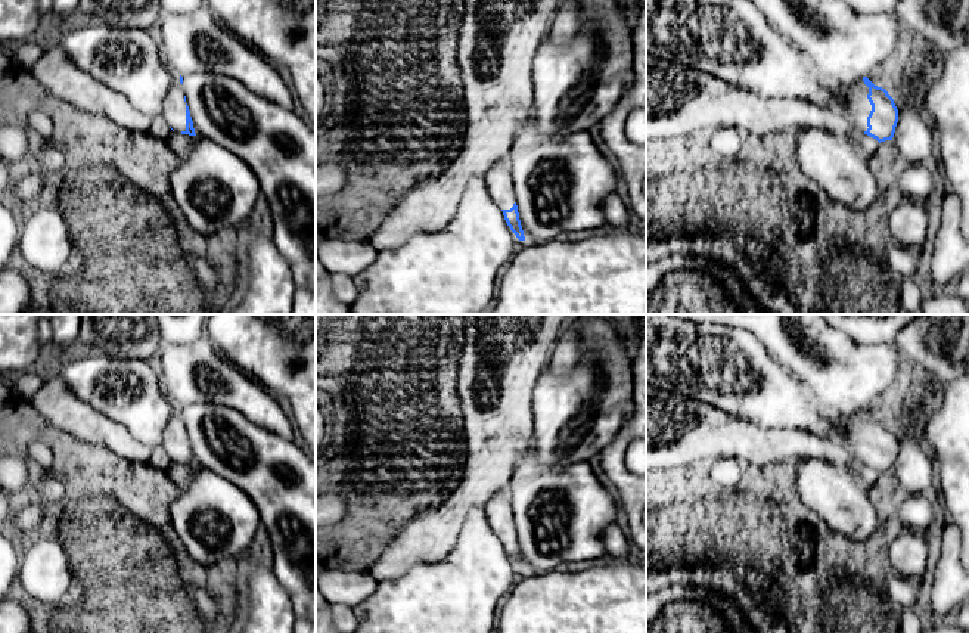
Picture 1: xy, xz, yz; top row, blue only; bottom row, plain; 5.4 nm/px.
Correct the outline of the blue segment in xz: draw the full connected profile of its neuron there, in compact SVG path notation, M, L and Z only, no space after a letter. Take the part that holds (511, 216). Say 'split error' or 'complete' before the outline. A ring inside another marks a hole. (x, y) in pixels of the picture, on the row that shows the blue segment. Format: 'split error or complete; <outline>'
split error; M503 159L493 165L491 170L485 174L484 180L487 183L491 199L501 208L510 230L519 241L525 241L519 220L509 159Z

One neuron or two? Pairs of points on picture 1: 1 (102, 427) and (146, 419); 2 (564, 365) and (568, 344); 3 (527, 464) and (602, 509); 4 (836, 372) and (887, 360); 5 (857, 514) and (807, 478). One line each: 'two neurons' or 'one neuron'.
1: two neurons
2: one neuron
3: one neuron
4: one neuron
5: one neuron

